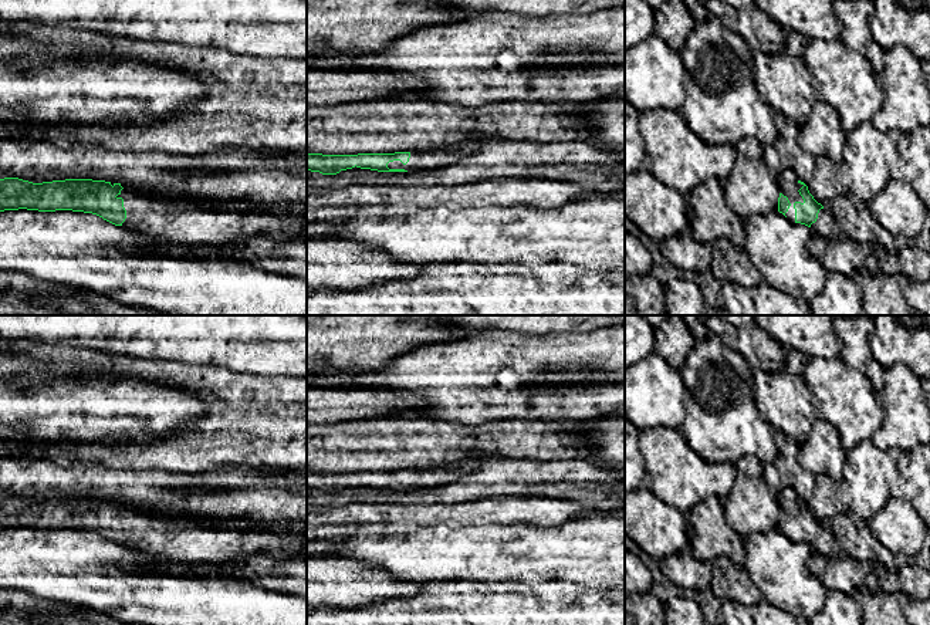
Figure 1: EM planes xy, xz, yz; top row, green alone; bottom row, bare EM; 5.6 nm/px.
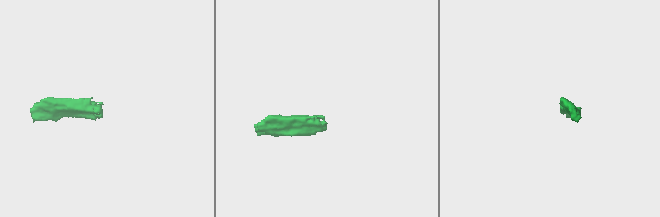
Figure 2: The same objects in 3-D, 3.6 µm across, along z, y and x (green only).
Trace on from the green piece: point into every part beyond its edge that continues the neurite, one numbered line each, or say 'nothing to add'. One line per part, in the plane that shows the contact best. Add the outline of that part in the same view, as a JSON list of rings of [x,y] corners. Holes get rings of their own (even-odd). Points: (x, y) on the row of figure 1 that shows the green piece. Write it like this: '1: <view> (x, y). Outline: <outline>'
1: yz (788, 181). Outline: [[[782,168],[778,172],[778,183],[779,183],[779,192],[788,197],[791,206],[788,212],[785,213],[787,219],[791,222],[795,222],[795,209],[794,203],[801,202],[804,203],[802,196],[799,195],[799,189],[804,186],[798,182],[798,176],[794,173],[792,169]]]

